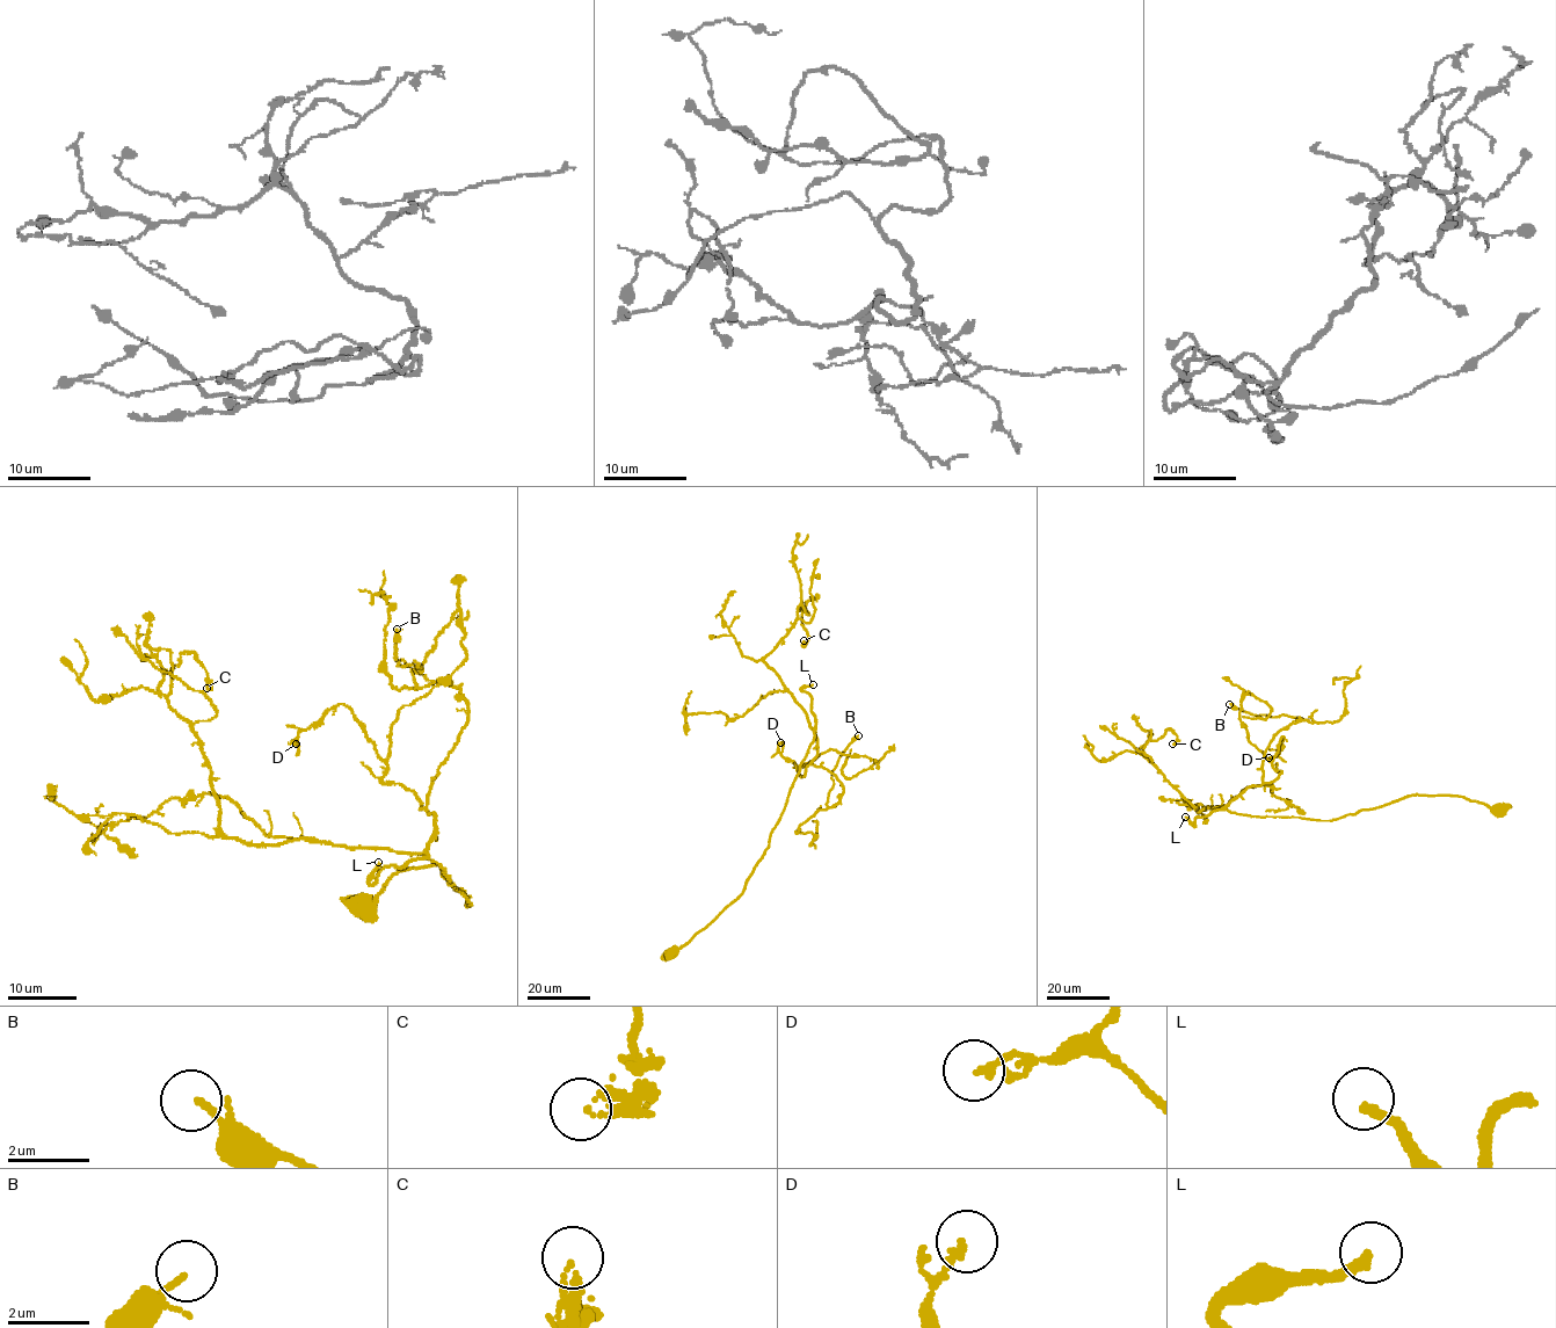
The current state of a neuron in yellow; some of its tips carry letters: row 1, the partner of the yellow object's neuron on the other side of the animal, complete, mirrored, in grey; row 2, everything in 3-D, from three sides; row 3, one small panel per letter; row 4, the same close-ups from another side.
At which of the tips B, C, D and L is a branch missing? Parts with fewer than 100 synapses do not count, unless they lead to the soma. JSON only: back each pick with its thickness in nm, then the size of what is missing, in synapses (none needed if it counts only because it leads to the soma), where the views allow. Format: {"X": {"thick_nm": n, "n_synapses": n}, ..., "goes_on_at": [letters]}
{"L": {"thick_nm": 240, "n_synapses": 120}, "goes_on_at": ["L"]}

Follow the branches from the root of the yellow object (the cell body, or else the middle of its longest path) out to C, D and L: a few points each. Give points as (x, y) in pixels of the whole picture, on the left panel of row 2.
C: (363, 909), (437, 863), (470, 905), (424, 854), (224, 833), (198, 741), (159, 688), (184, 652), (206, 688)
D: (363, 909), (437, 863), (470, 905), (426, 853), (434, 813), (383, 783), (347, 706), (296, 744)
L: (363, 909), (372, 908), (392, 875), (437, 863), (470, 906), (430, 860), (388, 865), (372, 884), (378, 862)

